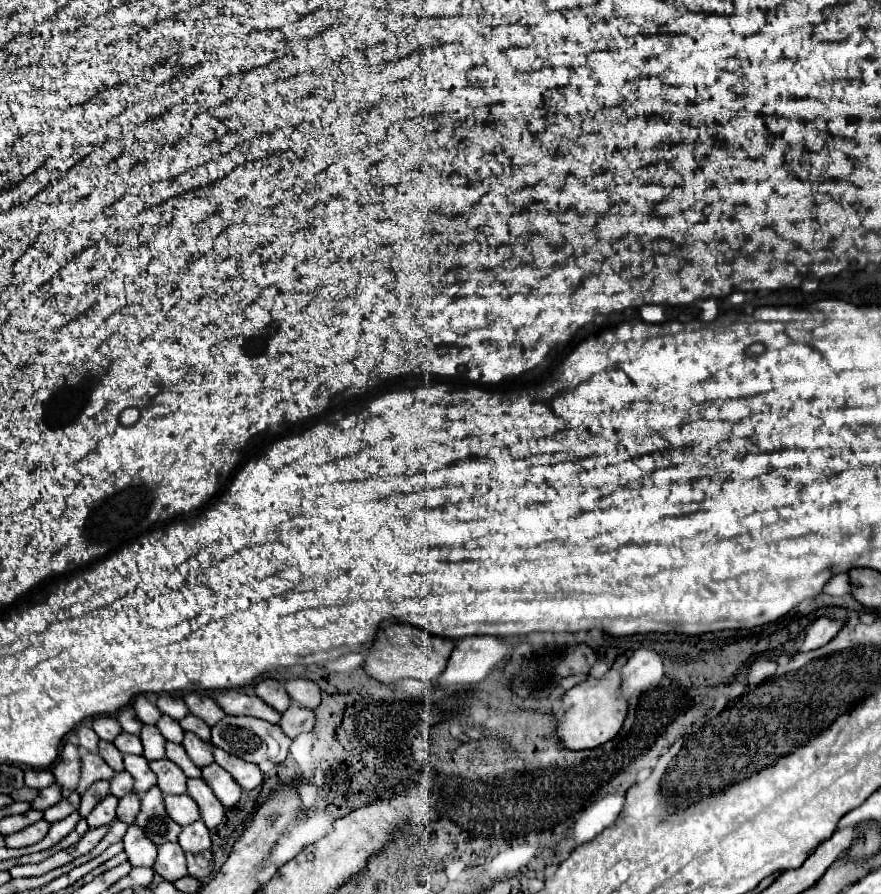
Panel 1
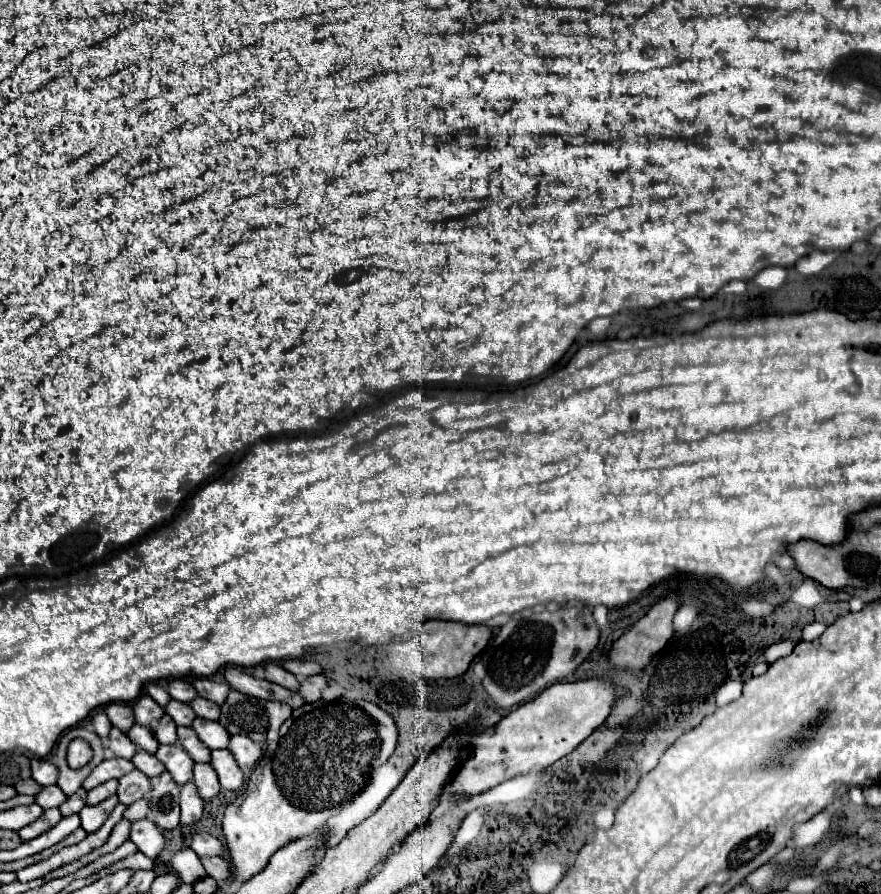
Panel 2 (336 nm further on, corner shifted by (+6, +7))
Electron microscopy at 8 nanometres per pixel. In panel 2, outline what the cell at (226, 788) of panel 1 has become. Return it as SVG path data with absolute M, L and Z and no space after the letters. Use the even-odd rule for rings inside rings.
M217 749L211 753L211 765L215 767L219 775L219 783L223 789L237 791L245 783L245 773L239 769L235 757L229 753L229 749Z

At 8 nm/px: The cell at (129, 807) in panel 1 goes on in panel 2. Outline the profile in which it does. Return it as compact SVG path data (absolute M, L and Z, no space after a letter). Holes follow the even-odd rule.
M141 799L141 801L137 801L137 803L133 803L133 805L127 807L125 819L129 819L129 821L145 819L147 817L147 811L149 811L149 803L147 803L147 799Z

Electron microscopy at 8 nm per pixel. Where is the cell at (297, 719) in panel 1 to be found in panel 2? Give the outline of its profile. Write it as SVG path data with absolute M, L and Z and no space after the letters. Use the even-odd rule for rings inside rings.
M319 673L319 675L313 675L313 677L301 679L299 693L305 697L307 703L311 703L311 701L321 699L321 693L323 693L325 687L327 687L327 677L325 677L325 673Z

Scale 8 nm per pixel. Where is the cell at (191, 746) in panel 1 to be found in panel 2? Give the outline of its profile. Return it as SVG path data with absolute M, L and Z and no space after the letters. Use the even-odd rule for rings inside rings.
M197 717L191 727L197 731L199 739L201 739L209 749L223 749L223 747L229 745L229 737L231 737L231 735L229 735L229 731L227 731L221 723L217 723L217 721L205 721L205 719Z

